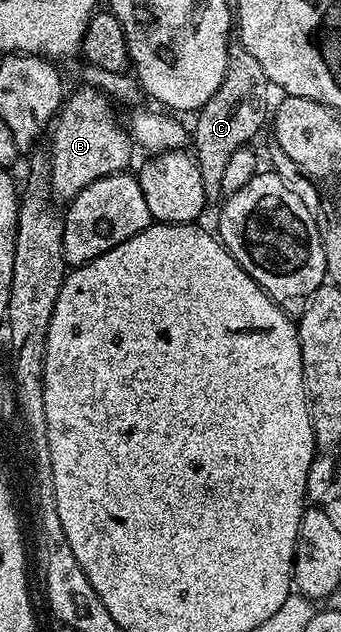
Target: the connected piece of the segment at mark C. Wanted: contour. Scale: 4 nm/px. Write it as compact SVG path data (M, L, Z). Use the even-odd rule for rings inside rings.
M232 42L228 45L228 61L226 62L226 74L222 78L222 86L218 86L218 90L214 90L214 94L207 100L204 105L195 113L196 125L190 128L190 144L194 149L196 165L202 174L202 186L204 187L205 201L219 201L222 196L222 177L226 166L230 163L230 157L234 154L234 150L245 147L260 132L260 127L265 127L266 121L270 116L270 104L268 108L268 88L270 82L266 78L266 74L262 70L262 66L258 66L254 54L247 52L239 42Z

